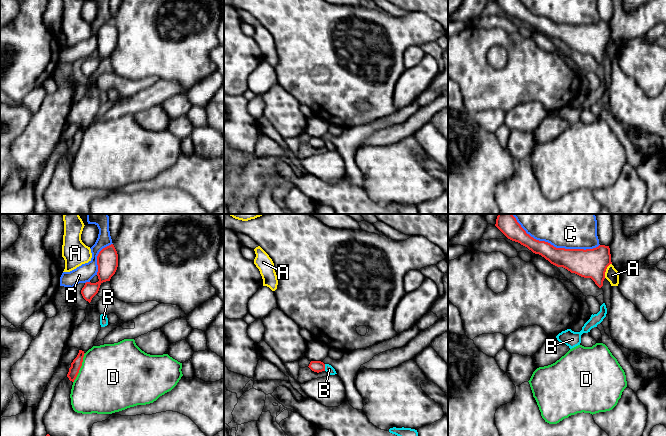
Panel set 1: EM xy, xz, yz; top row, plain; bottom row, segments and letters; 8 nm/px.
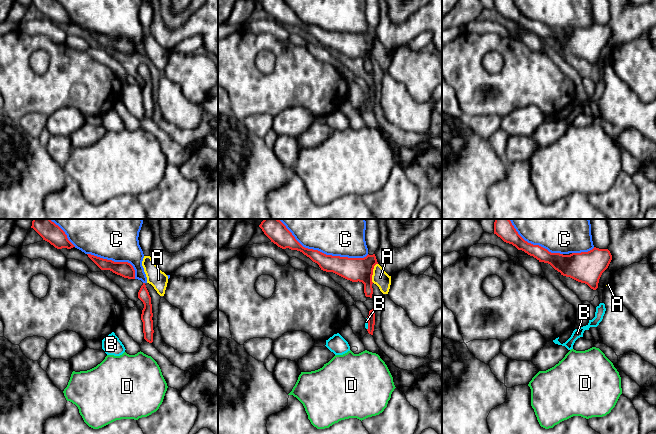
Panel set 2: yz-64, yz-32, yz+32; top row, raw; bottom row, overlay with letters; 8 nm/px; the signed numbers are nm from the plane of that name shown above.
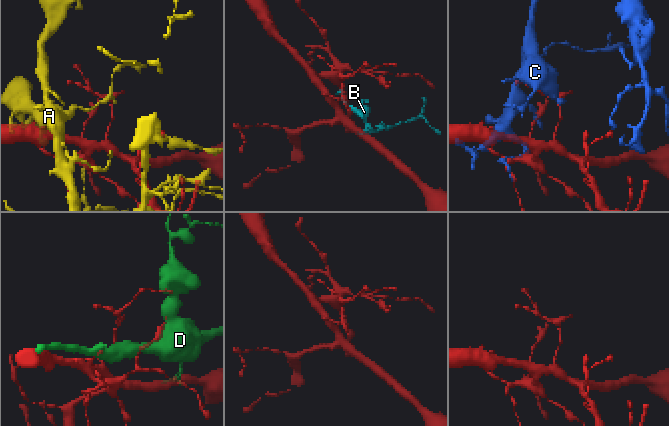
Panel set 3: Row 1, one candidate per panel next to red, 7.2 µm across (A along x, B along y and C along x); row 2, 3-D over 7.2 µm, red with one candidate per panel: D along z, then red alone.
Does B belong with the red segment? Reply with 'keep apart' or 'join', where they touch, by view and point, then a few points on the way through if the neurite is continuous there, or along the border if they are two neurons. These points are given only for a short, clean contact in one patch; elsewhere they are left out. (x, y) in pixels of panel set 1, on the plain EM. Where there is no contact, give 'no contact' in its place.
keep apart; contact xz (324, 143); border xz (324, 140), (325, 146)

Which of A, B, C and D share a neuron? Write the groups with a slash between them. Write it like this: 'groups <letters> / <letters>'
groups A / B / C / D

